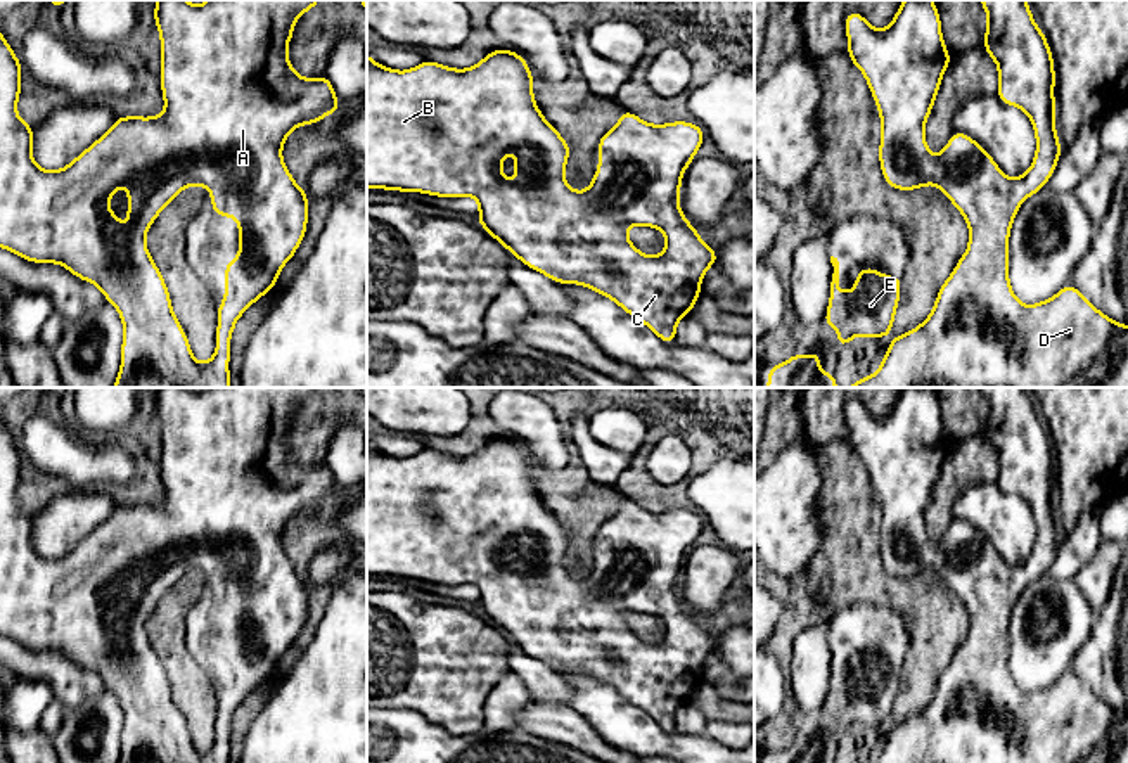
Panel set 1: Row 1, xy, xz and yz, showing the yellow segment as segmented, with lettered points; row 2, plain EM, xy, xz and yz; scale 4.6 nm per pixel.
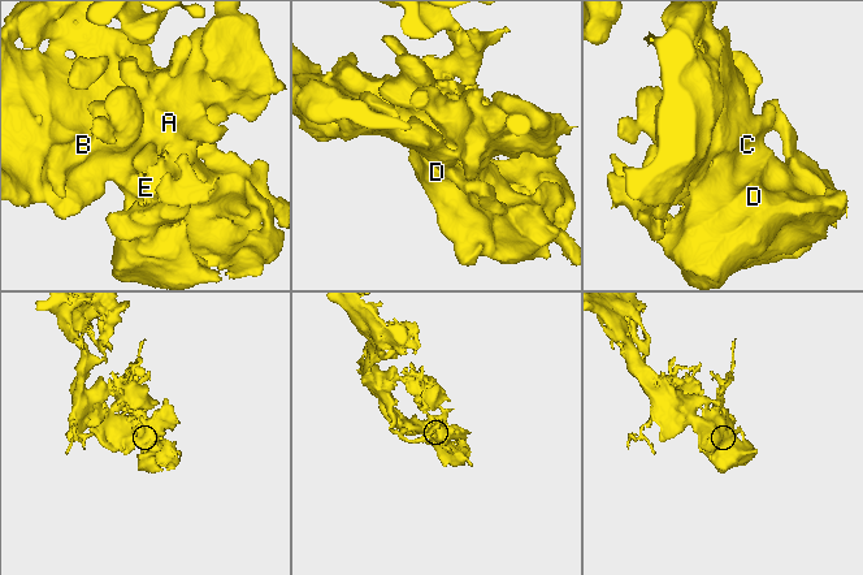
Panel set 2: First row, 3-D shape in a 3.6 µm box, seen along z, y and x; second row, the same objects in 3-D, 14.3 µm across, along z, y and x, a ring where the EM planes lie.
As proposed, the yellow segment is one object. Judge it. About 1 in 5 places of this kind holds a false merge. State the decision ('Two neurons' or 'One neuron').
One neuron

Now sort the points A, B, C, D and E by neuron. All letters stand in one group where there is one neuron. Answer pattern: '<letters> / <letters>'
A B C D E

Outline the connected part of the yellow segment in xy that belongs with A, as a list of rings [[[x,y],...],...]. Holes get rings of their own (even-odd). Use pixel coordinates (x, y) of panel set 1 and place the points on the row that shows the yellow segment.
[[[157,0],[154,5],[154,22],[161,36],[161,92],[166,104],[163,114],[154,118],[121,116],[116,118],[112,126],[95,140],[88,149],[76,156],[67,166],[57,171],[42,170],[31,156],[33,147],[33,125],[24,123],[17,116],[17,100],[21,97],[21,73],[24,71],[19,57],[12,52],[9,42],[0,33],[0,247],[16,253],[31,263],[59,263],[78,279],[95,284],[104,299],[109,301],[121,315],[123,322],[123,344],[121,344],[121,367],[112,388],[230,388],[230,337],[239,317],[256,303],[263,294],[273,291],[282,266],[294,258],[296,249],[306,235],[308,223],[308,194],[301,189],[291,171],[282,161],[282,145],[287,135],[301,125],[317,125],[324,116],[341,111],[330,80],[322,74],[317,78],[301,78],[287,57],[287,45],[294,35],[296,19],[311,10],[322,0],[208,0],[202,5],[190,5],[185,0]],[[123,183],[128,185],[128,237],[121,237],[121,220],[107,208],[107,201],[114,196],[116,189]],[[192,183],[208,187],[211,190],[211,209],[215,215],[227,218],[234,216],[239,221],[239,258],[225,261],[225,299],[216,306],[216,349],[208,363],[197,363],[185,330],[171,308],[170,291],[164,279],[151,258],[145,244],[145,232],[154,223],[157,215],[176,197],[176,194]]]

